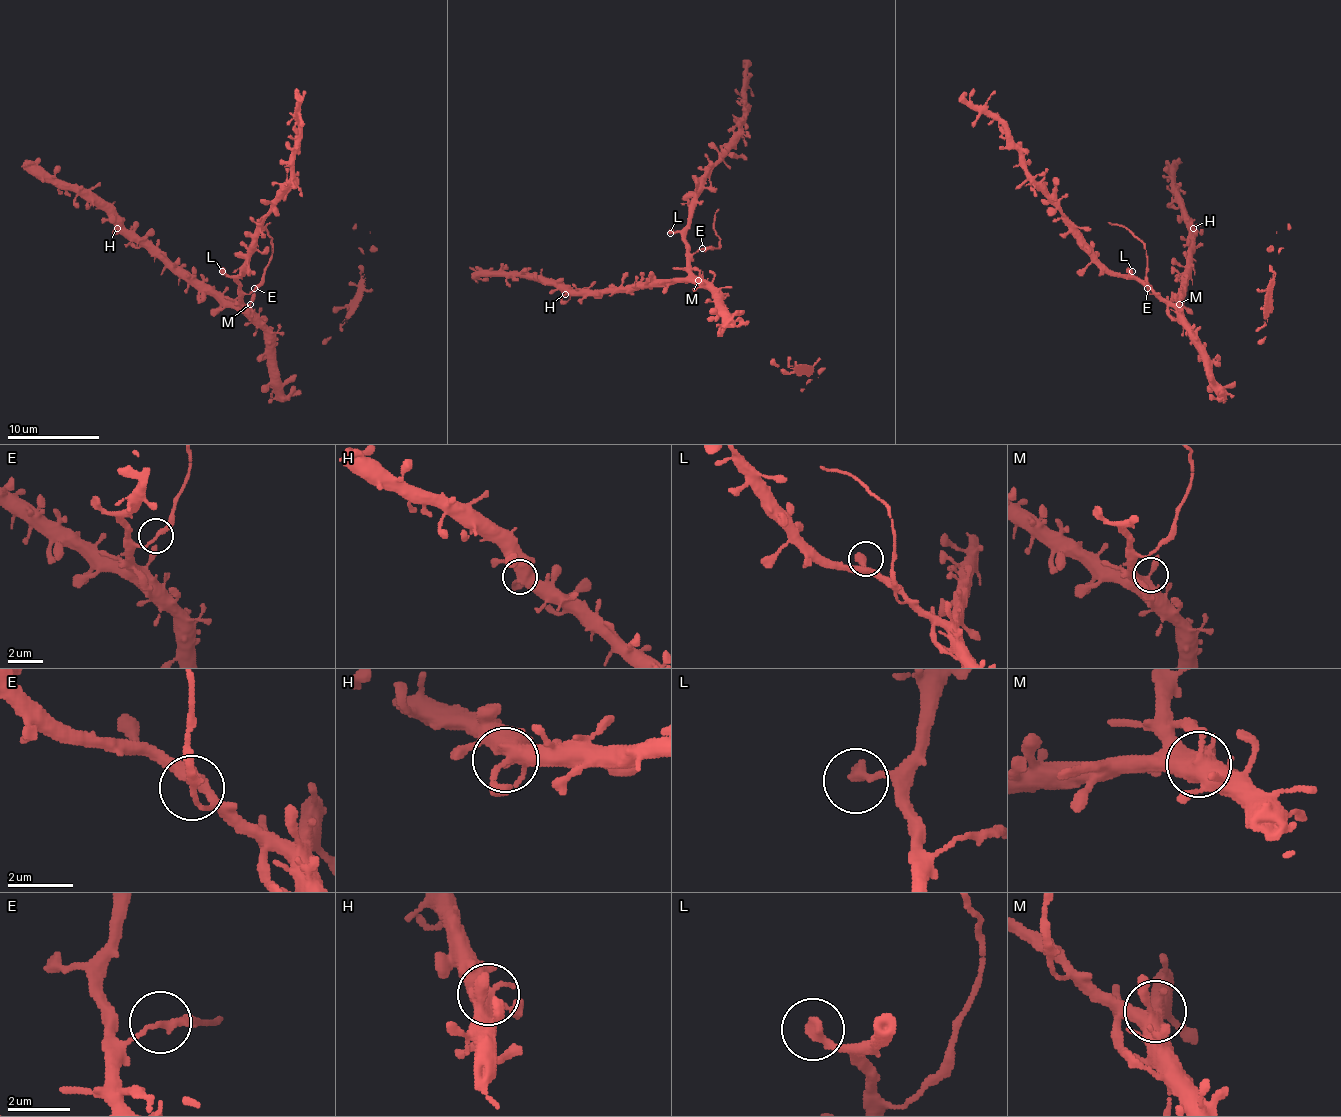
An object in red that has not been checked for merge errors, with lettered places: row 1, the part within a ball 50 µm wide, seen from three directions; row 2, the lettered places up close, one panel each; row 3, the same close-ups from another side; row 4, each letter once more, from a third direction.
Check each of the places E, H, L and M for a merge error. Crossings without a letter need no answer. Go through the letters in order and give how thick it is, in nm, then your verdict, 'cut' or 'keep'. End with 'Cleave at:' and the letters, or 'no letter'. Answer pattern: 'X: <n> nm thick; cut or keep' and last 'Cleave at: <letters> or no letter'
E: 220 nm thick; cut
H: 440 nm thick; keep
L: 400 nm thick; keep
M: 380 nm thick; keep
Cleave at: E

